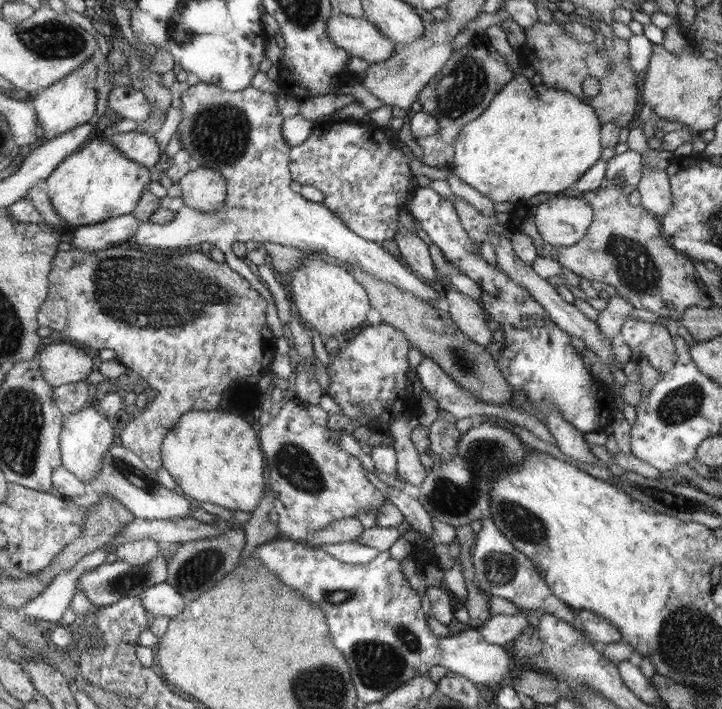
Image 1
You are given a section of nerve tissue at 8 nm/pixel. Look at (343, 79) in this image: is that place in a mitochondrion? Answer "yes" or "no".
no

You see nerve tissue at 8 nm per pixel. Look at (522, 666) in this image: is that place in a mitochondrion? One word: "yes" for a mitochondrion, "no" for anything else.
no

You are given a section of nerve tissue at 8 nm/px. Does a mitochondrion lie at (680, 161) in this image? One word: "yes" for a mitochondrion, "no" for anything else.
no

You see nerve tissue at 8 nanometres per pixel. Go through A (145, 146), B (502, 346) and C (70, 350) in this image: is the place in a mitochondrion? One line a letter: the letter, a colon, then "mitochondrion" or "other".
A: other
B: other
C: other

